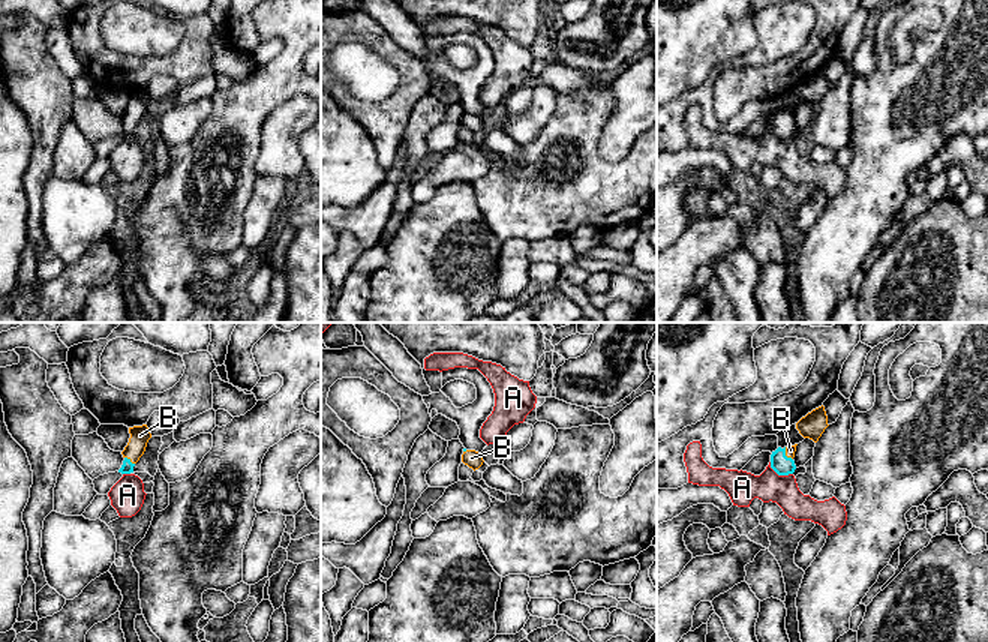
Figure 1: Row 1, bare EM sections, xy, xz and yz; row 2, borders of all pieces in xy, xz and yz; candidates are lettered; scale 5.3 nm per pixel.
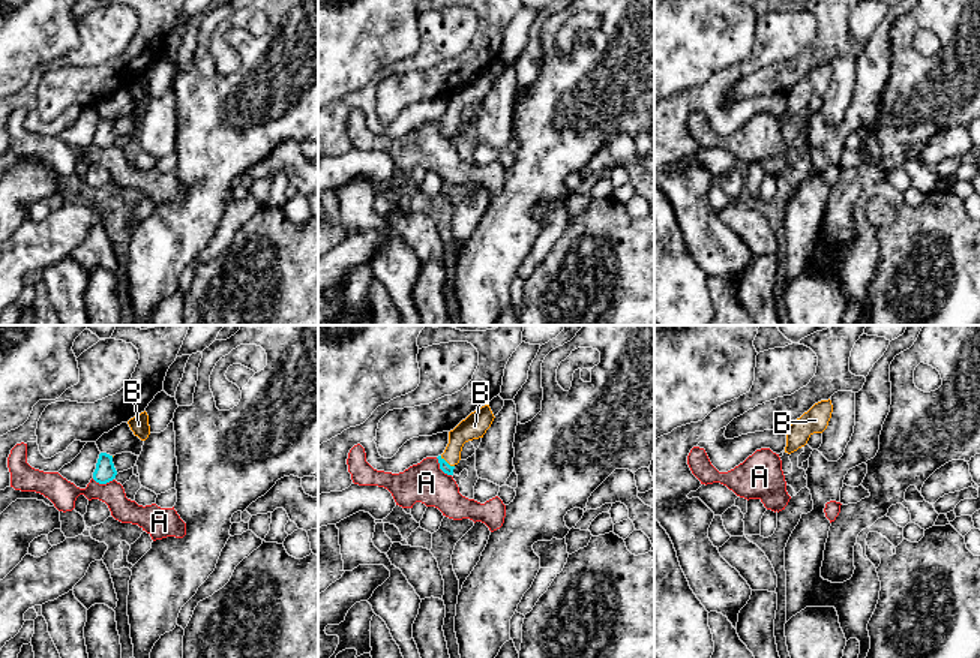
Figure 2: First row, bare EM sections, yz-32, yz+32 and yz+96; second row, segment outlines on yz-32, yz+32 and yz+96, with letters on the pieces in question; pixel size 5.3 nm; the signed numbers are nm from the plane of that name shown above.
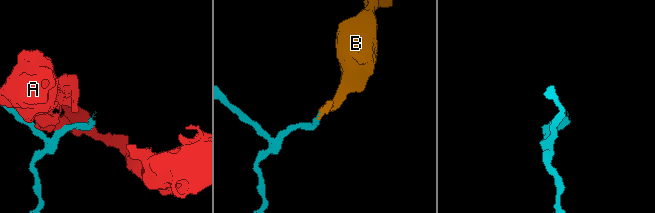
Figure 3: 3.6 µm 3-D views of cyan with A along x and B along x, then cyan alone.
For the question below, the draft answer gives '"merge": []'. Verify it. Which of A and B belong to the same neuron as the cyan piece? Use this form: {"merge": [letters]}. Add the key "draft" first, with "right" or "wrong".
{"draft": "wrong", "merge": ["B"]}

